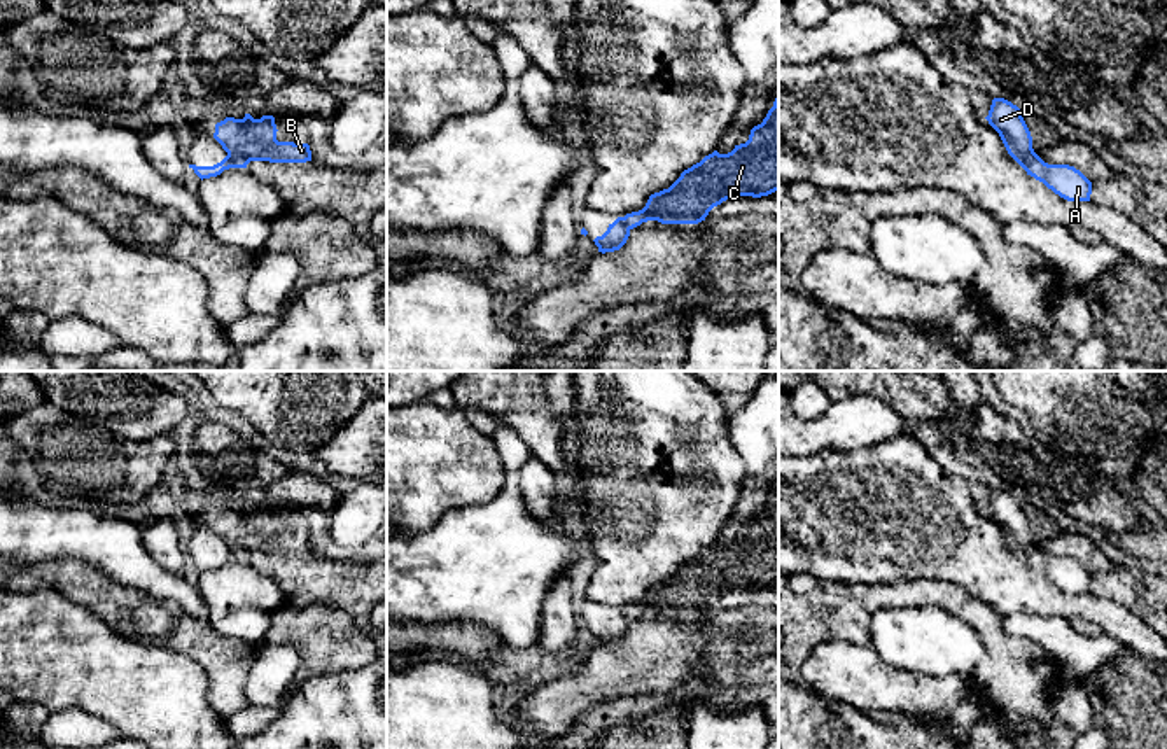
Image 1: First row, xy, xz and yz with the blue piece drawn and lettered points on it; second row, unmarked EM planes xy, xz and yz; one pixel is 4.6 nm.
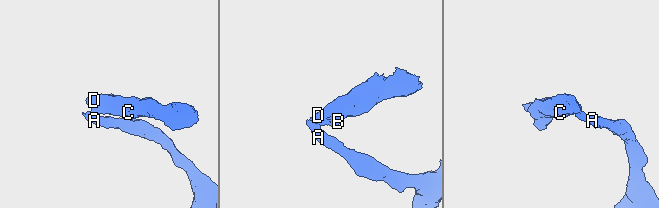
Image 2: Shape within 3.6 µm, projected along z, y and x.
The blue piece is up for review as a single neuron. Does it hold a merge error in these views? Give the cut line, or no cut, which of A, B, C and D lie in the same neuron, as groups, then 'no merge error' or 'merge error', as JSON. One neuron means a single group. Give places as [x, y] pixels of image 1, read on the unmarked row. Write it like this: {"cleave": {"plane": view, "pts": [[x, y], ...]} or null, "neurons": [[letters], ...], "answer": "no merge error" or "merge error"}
{"cleave": {"plane": "yz", "pts": [[1033, 543], [1020, 557]]}, "neurons": [["A"], ["B", "C", "D"]], "answer": "merge error"}

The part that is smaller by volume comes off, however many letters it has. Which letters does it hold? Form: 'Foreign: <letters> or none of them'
Foreign: B, C, D

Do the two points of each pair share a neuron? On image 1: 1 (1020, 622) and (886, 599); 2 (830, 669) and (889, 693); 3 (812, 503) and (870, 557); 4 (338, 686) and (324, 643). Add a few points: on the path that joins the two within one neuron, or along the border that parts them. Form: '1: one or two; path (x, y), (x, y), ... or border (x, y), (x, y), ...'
1: two; border (1003, 620), (1008, 632), (1038, 644)
2: one; path (844, 671), (875, 686)
3: one; path (826, 515), (856, 543)
4: two; border (368, 664), (357, 669), (312, 674), (301, 683)

